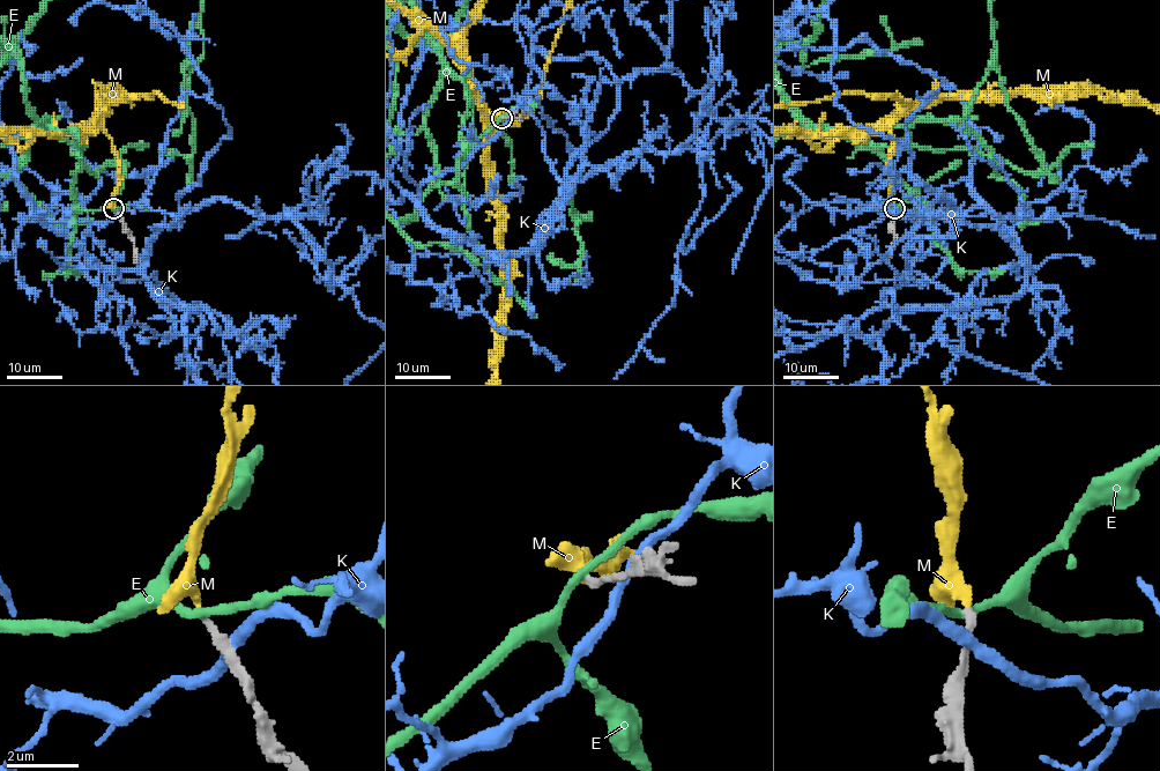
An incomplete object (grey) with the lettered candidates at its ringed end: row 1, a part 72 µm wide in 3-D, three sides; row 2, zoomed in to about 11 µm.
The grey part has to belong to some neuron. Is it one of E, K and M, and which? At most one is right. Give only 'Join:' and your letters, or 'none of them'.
Join: M

